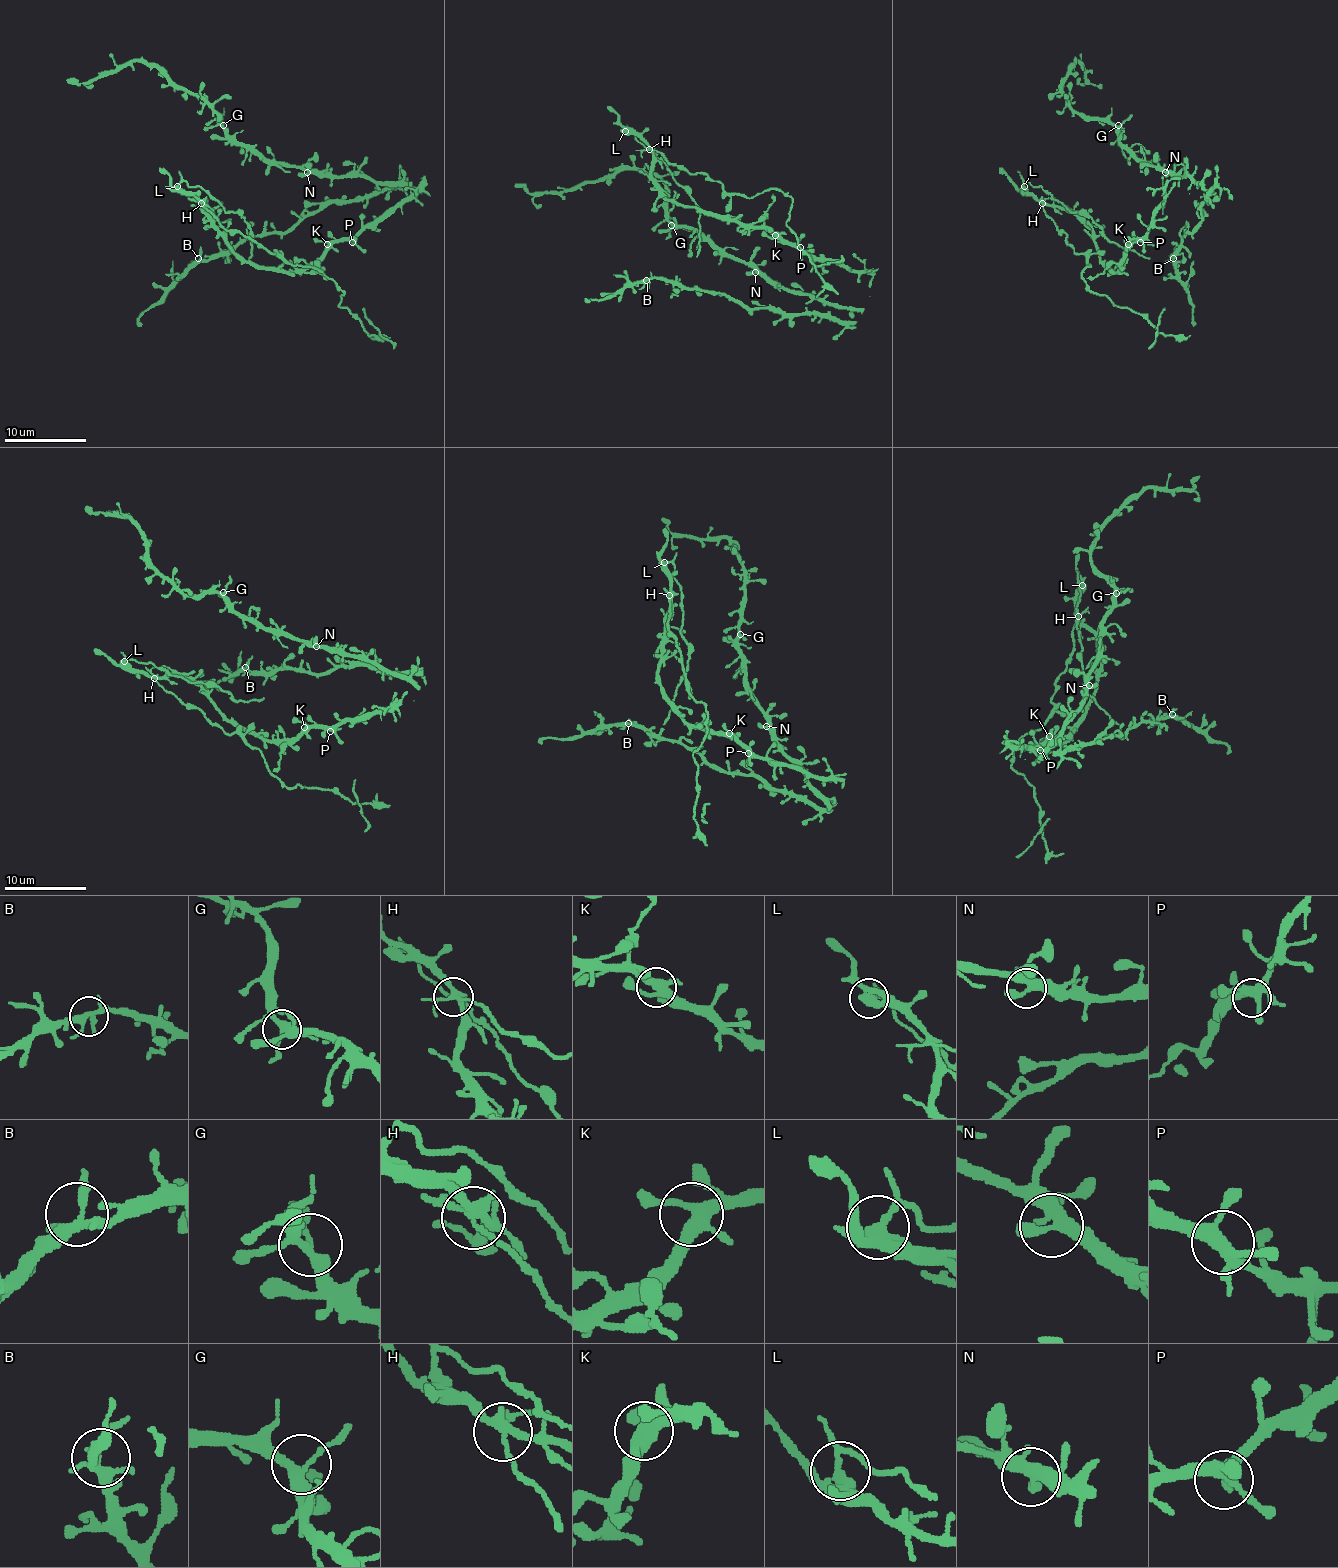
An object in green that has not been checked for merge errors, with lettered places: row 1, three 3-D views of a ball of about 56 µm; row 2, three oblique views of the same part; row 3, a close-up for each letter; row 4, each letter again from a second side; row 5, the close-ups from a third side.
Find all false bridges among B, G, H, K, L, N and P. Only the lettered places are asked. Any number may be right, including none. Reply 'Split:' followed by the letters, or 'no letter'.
Split: H, L

